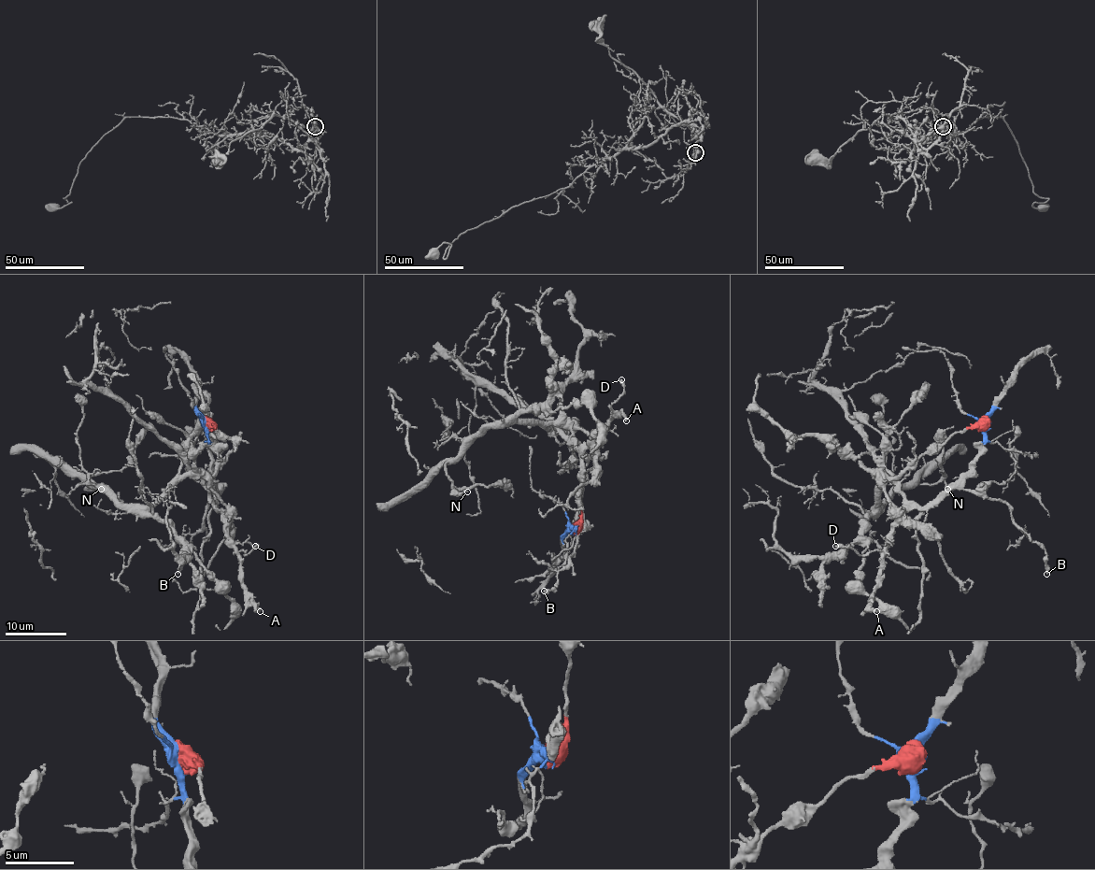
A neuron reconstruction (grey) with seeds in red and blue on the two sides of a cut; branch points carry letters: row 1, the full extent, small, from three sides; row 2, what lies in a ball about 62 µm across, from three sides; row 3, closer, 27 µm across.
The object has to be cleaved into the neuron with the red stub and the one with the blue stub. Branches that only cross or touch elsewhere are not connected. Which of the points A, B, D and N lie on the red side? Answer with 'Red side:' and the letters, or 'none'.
Red side: N

